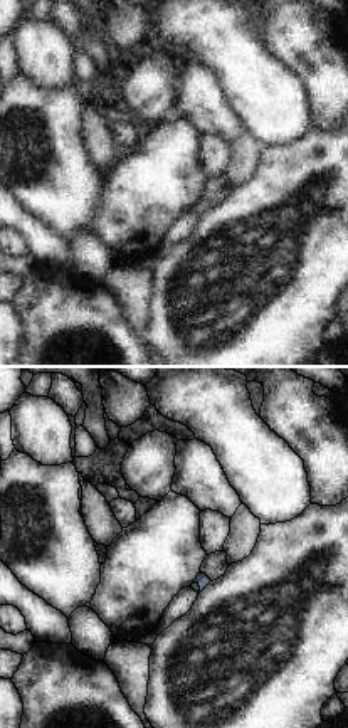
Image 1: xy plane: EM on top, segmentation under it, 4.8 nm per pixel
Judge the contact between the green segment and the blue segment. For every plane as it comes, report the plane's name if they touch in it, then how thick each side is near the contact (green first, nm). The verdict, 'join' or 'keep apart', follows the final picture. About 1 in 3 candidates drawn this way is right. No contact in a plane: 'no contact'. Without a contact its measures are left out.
xy | 40/60 nm

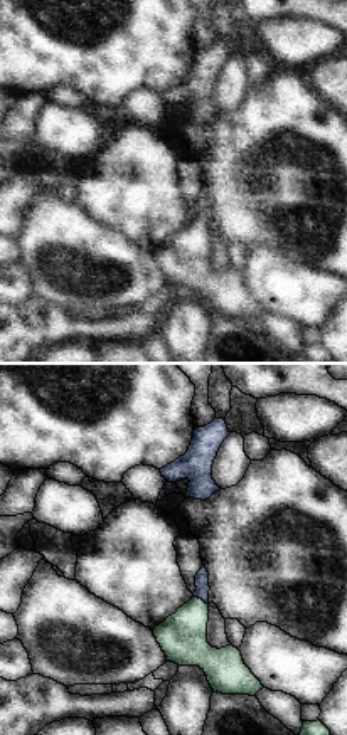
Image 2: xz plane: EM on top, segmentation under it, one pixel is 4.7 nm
xz | 240/70 nm

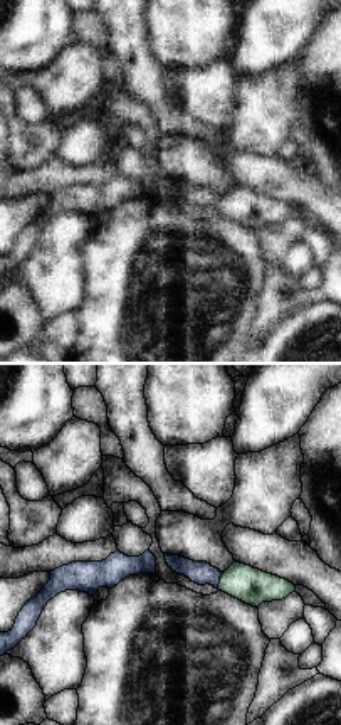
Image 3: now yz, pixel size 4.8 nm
yz | 170/110 nm

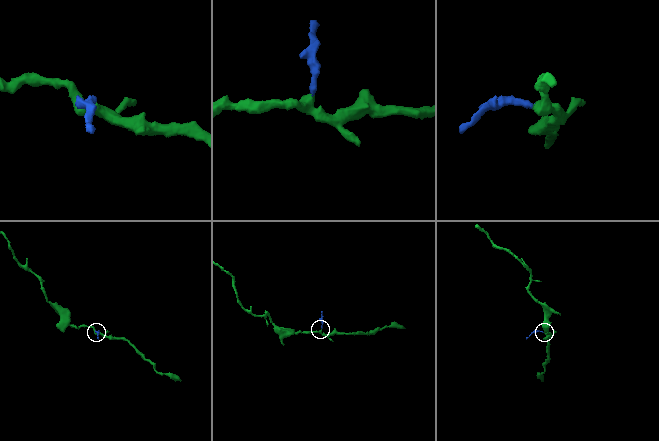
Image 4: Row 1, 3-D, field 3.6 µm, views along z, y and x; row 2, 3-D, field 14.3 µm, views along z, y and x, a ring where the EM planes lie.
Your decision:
join

